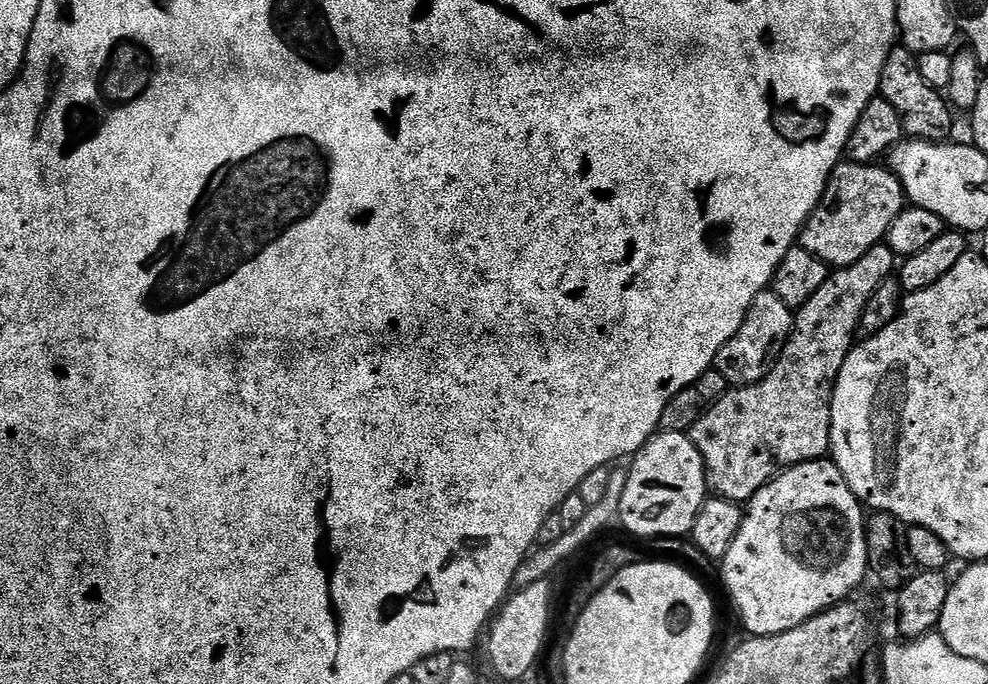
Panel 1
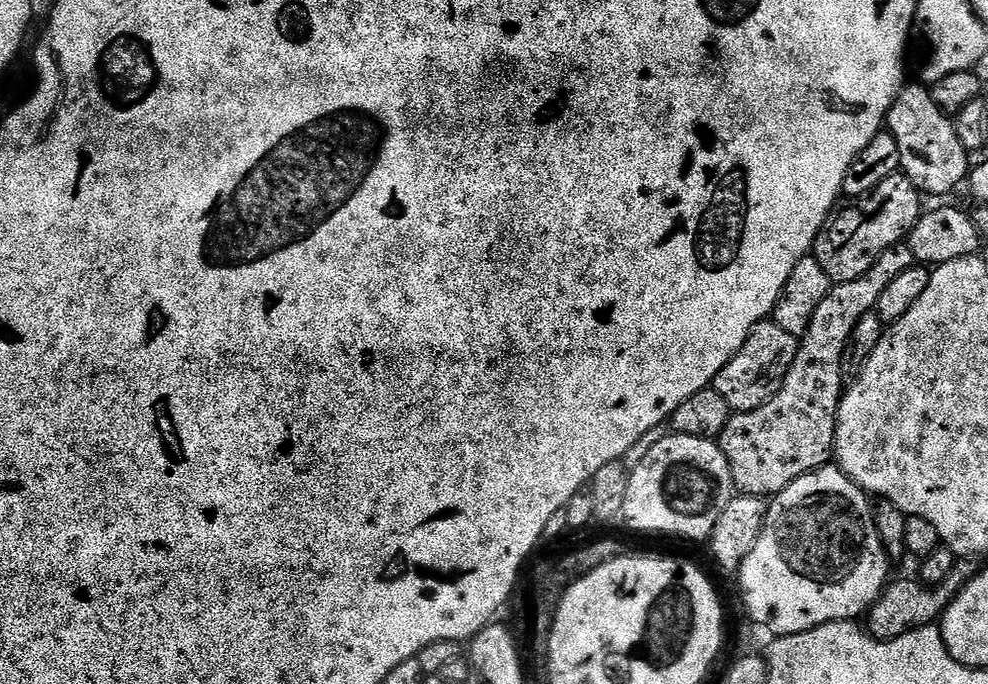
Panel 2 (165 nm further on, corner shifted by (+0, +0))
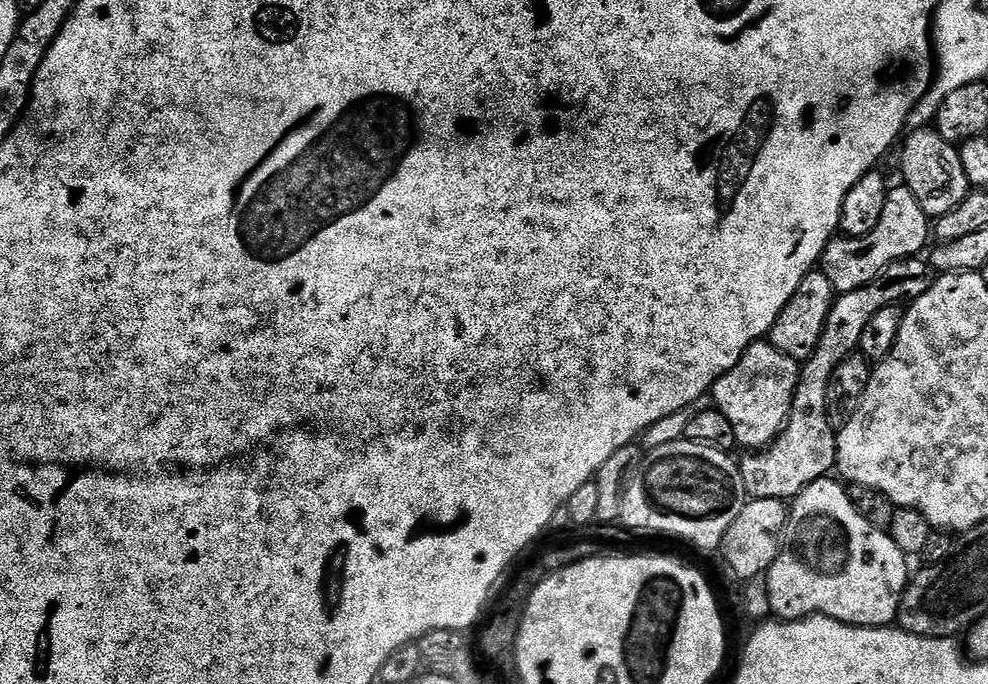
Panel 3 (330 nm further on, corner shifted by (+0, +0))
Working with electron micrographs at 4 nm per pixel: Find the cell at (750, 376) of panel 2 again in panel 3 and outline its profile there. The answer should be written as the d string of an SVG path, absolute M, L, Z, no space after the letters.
M767 339L756 340L738 358L738 362L713 386L710 400L714 407L734 426L734 438L744 450L767 448L778 438L792 413L794 394L798 386L801 365L794 358L782 354Z

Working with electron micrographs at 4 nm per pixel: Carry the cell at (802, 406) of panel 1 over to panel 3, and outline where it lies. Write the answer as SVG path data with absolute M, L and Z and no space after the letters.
M927 259L899 260L886 266L878 280L858 290L837 295L832 303L830 318L826 318L818 350L814 350L810 359L803 361L792 403L792 413L784 423L784 429L778 434L776 441L767 448L752 450L744 454L744 457L739 457L745 497L753 500L774 498L791 502L798 494L802 494L802 490L806 490L806 486L825 479L831 473L828 471L836 468L838 432L832 427L826 406L826 390L830 390L830 378L834 370L838 370L841 362L859 349L862 330L870 326L870 318L874 318L878 310L917 300L922 294L926 294L926 290L930 290L937 275L936 269Z

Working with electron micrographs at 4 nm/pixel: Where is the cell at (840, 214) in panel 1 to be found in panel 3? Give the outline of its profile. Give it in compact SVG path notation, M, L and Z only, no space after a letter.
M893 187L886 198L886 210L882 210L878 226L874 226L874 230L865 236L833 236L824 248L822 270L836 287L837 293L858 290L878 280L886 266L899 260L919 257L923 253L920 251L929 247L928 236L930 240L930 217L922 210L922 206L918 206L918 198L914 198L914 194L906 187Z

